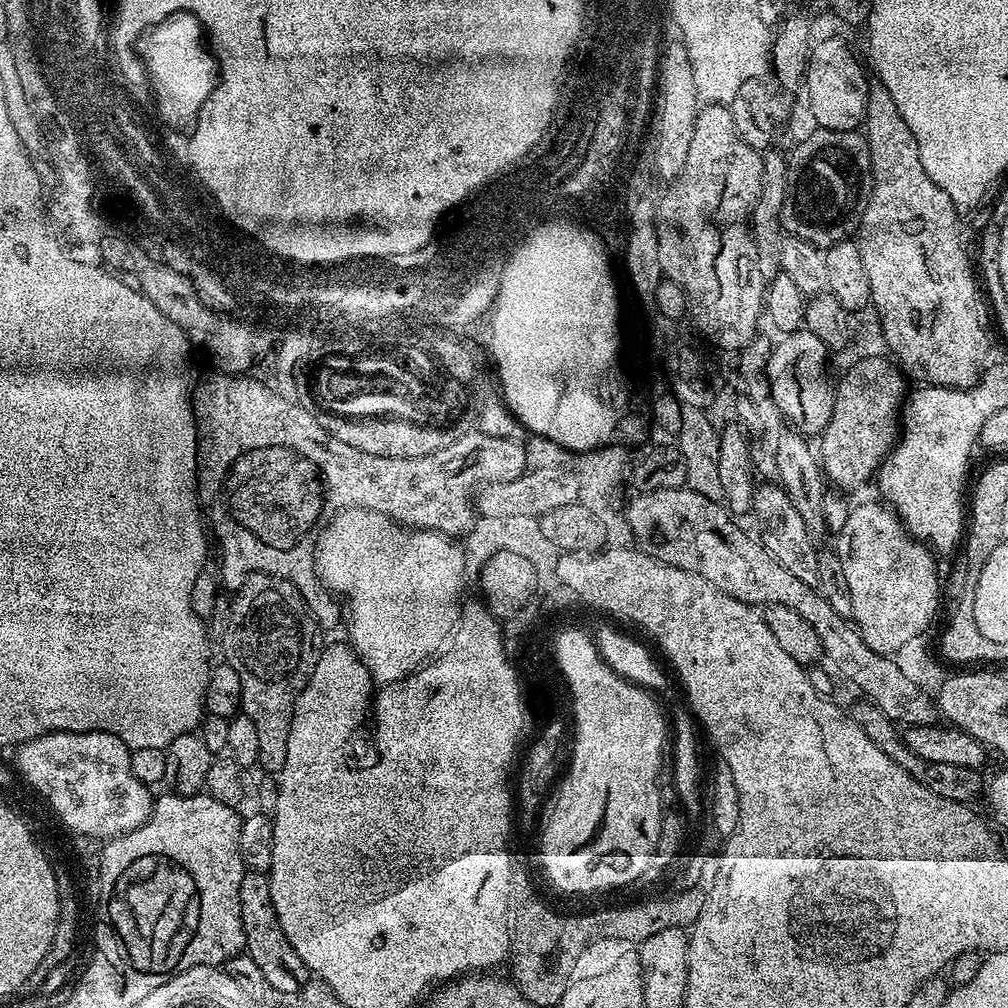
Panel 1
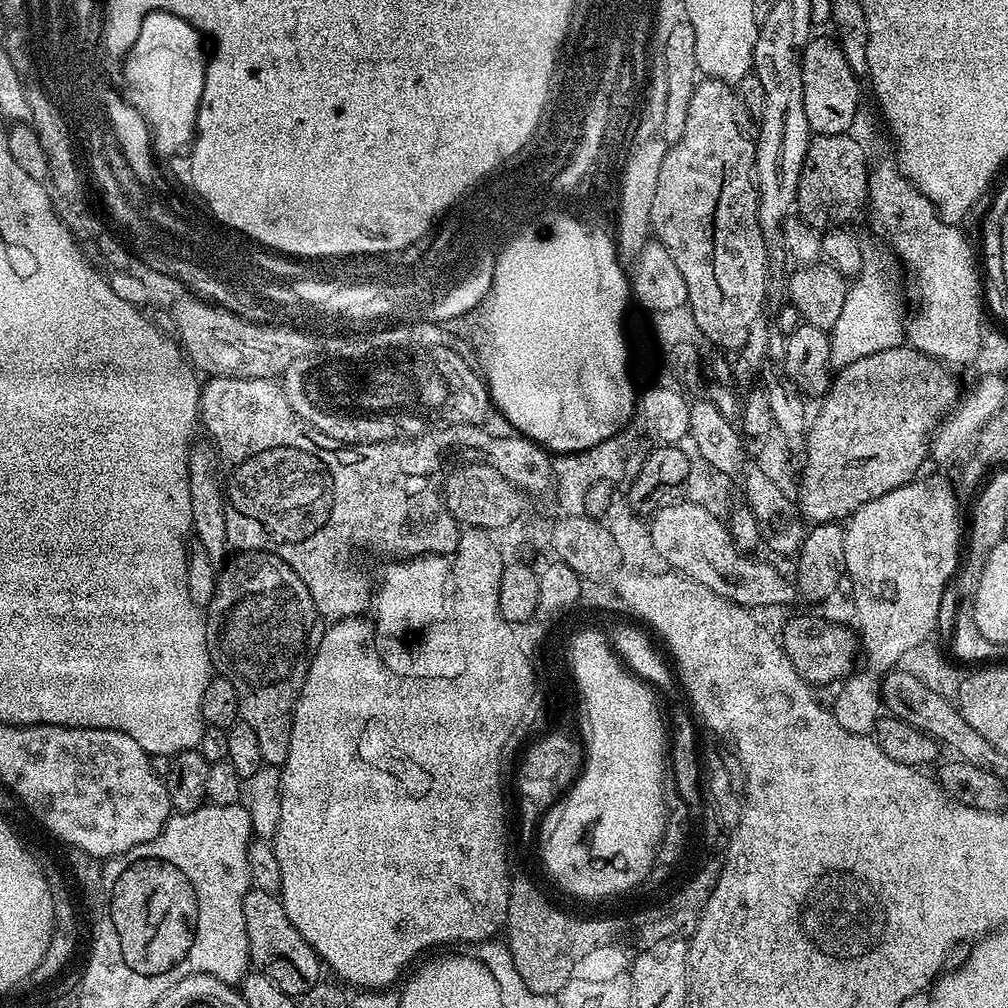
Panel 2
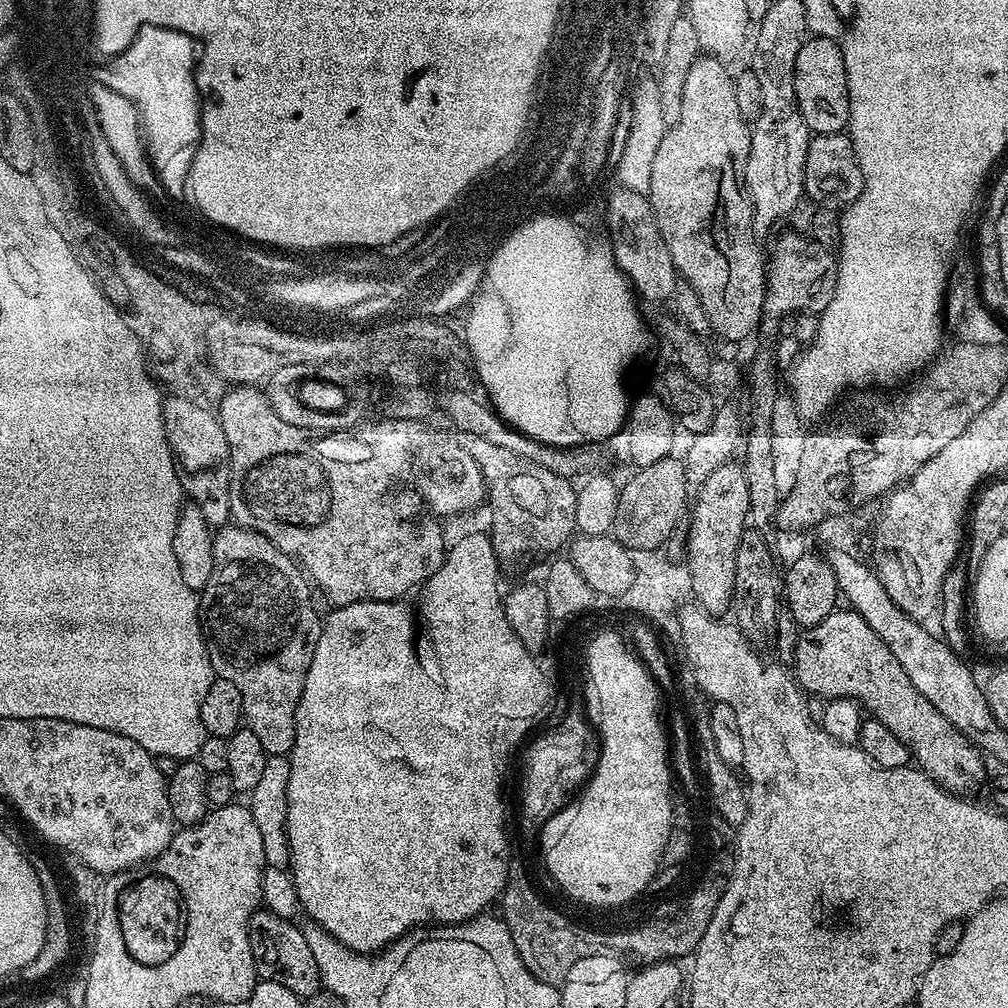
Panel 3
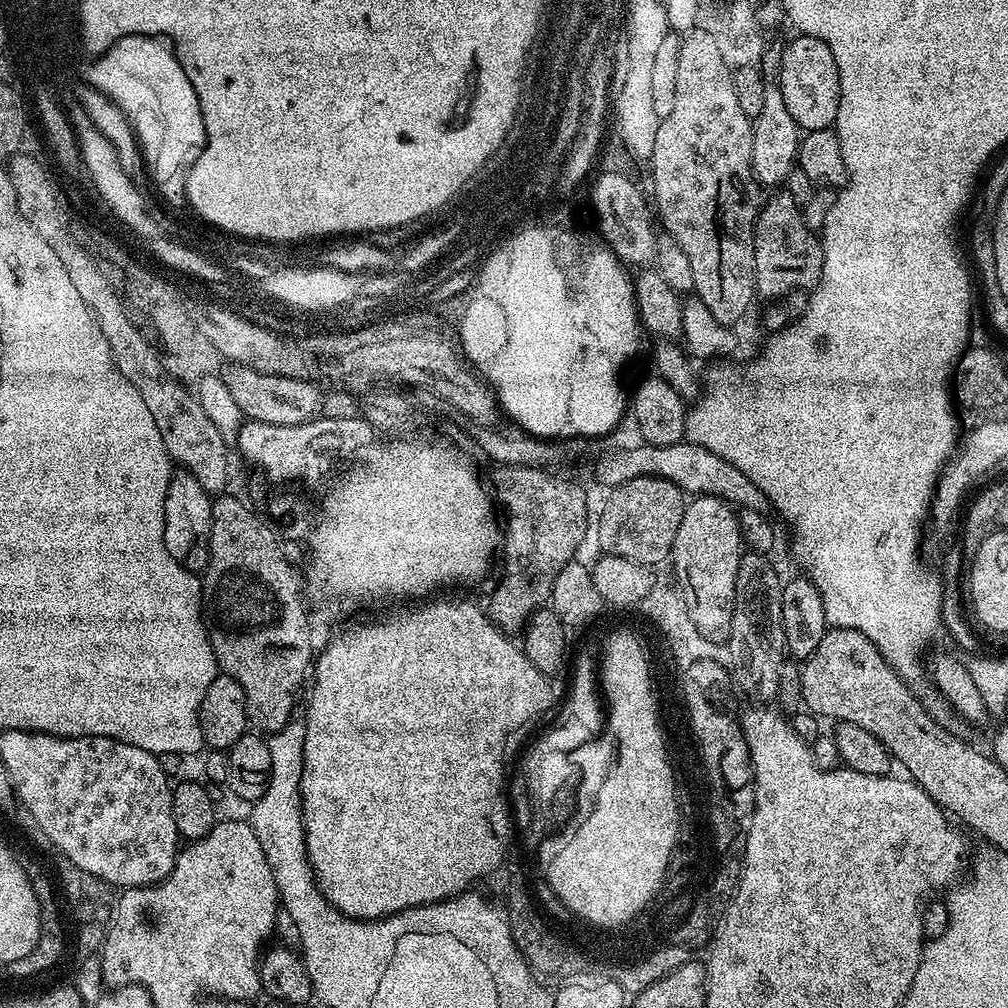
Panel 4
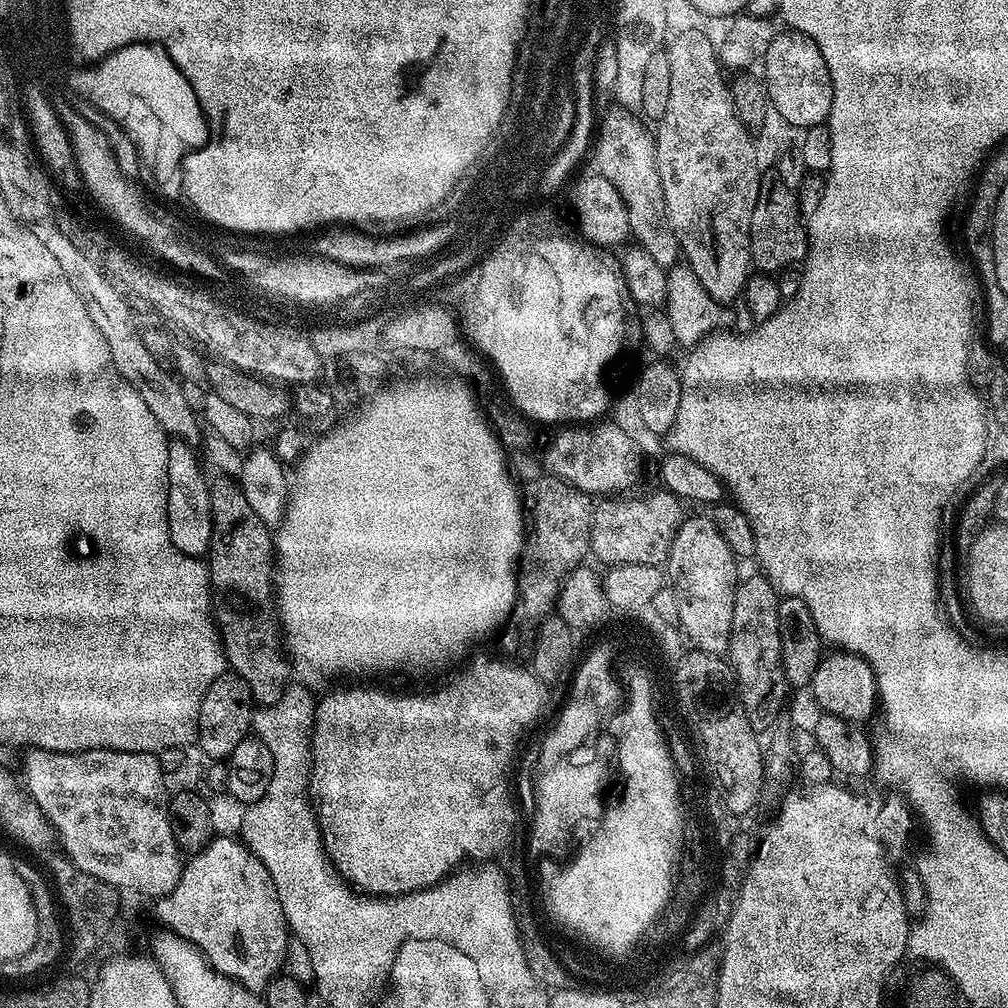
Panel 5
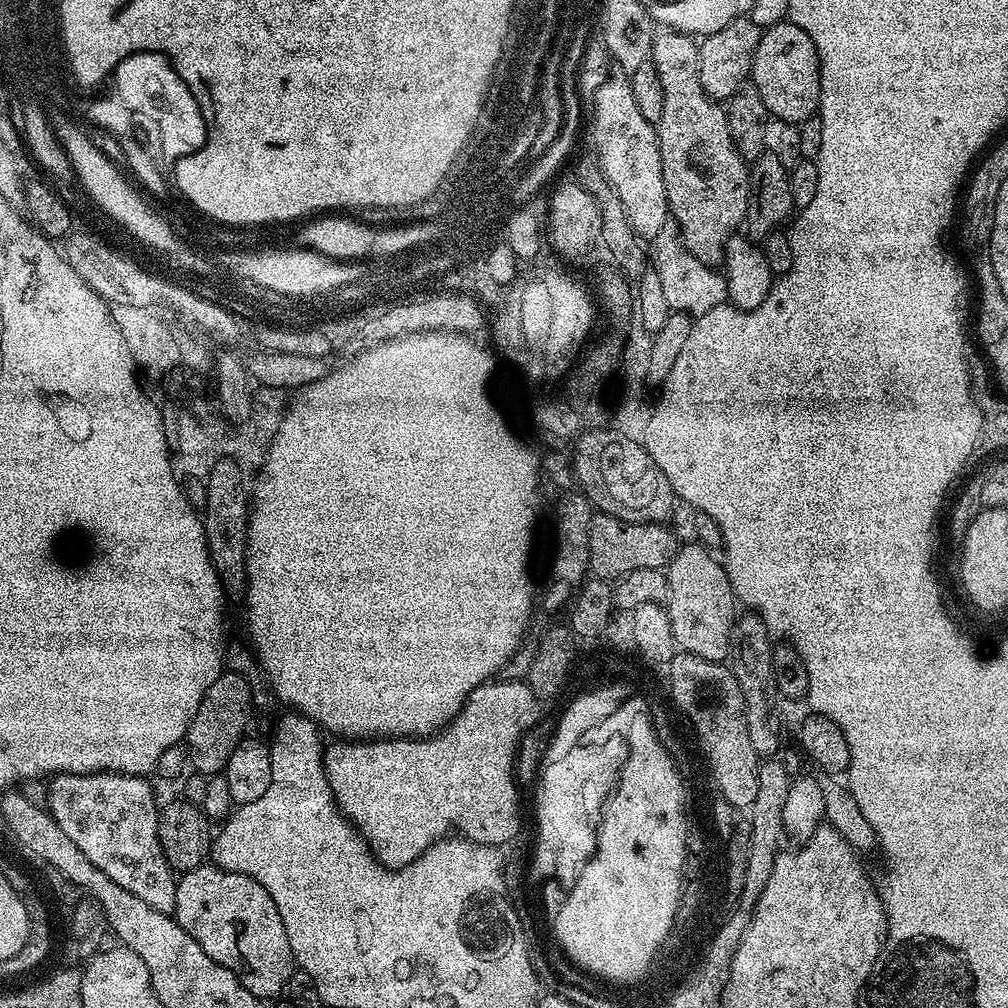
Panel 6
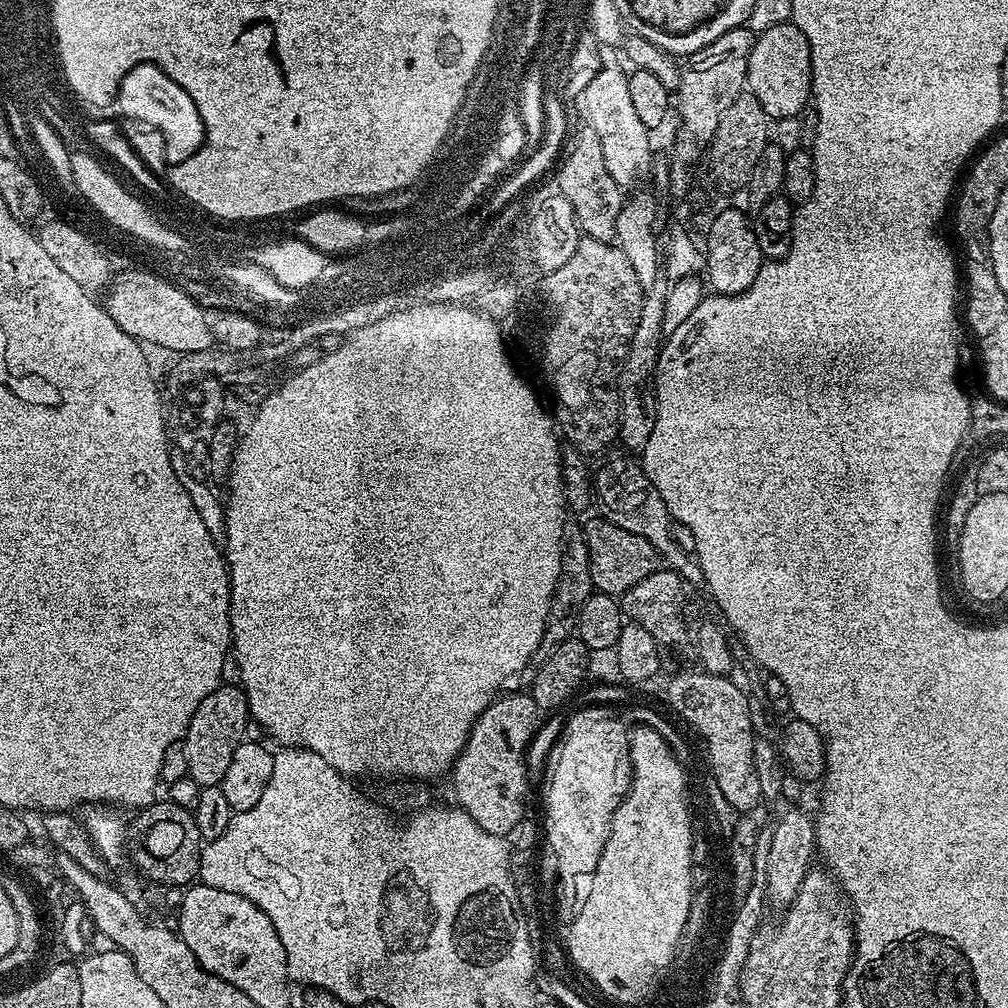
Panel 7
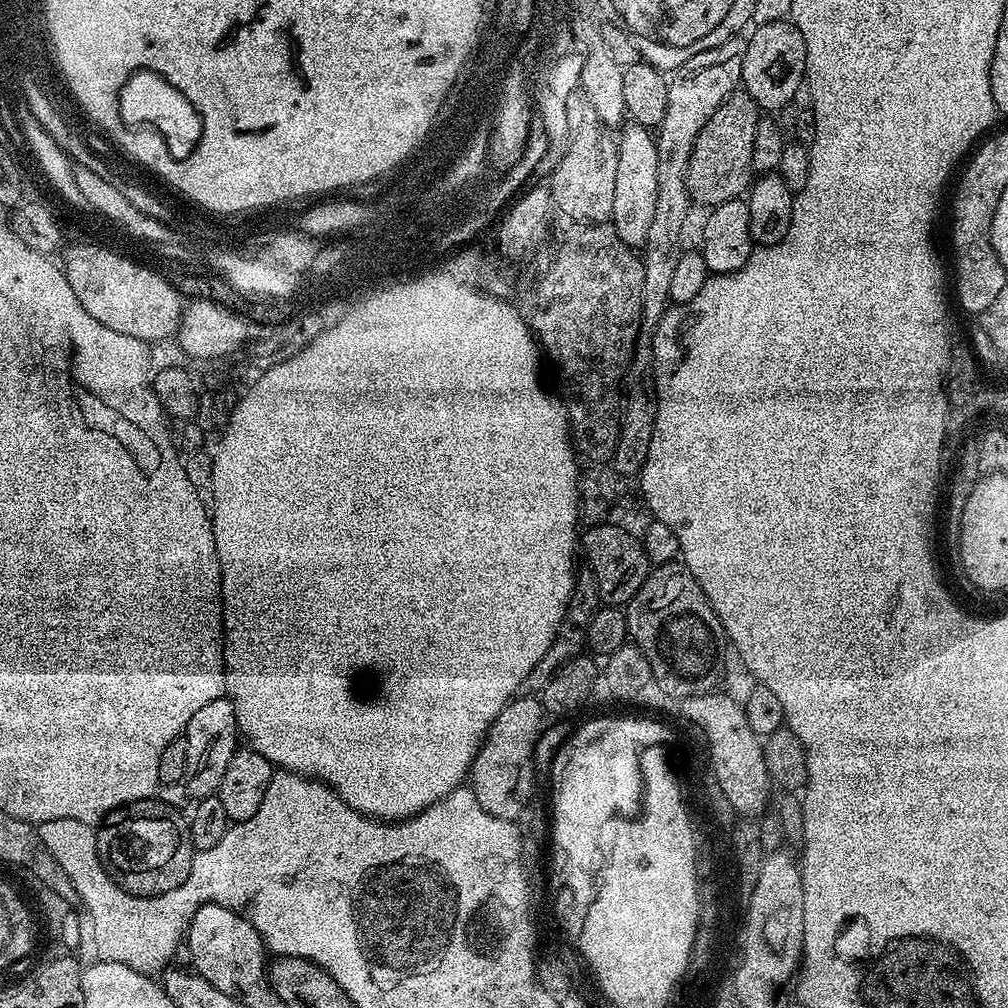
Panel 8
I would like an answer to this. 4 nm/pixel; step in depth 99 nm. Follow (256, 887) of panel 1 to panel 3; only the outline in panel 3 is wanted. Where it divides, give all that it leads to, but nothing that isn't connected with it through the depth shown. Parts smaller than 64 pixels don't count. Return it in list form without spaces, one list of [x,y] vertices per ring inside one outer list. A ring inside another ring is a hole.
[[[258,910],[248,923],[248,937],[259,979],[278,982],[278,986],[286,986],[286,990],[294,990],[294,994],[298,994],[301,998],[309,998],[321,991],[318,962],[314,962],[314,954],[306,943],[304,928],[301,925],[280,918],[273,912]]]

